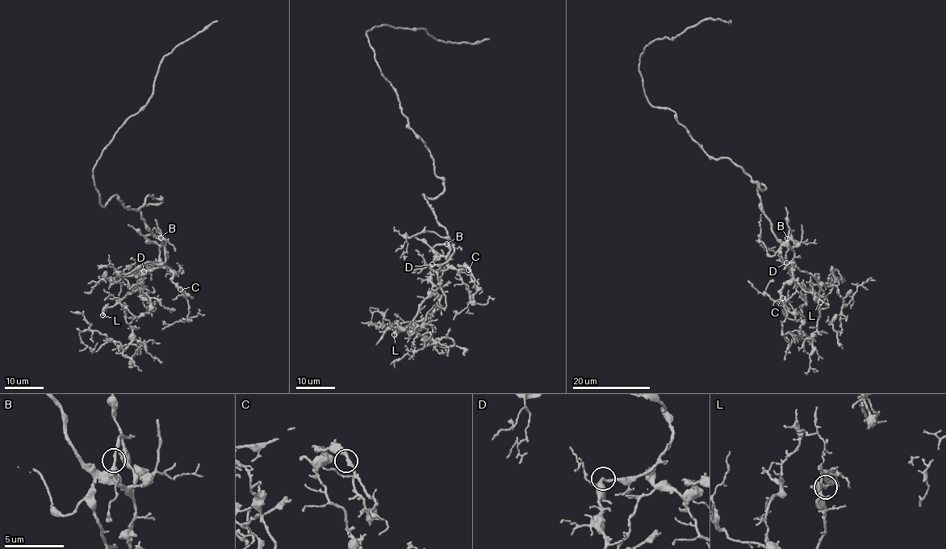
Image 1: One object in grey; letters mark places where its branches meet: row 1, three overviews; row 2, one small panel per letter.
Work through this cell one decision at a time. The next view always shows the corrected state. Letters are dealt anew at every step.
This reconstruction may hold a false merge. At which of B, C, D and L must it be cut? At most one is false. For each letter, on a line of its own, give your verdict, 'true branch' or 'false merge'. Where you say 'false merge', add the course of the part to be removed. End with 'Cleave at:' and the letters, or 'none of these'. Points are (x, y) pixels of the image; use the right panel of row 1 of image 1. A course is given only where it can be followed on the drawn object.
B: true branch
C: true branch
D: true branch
L: true branch
Cleave at: none of these

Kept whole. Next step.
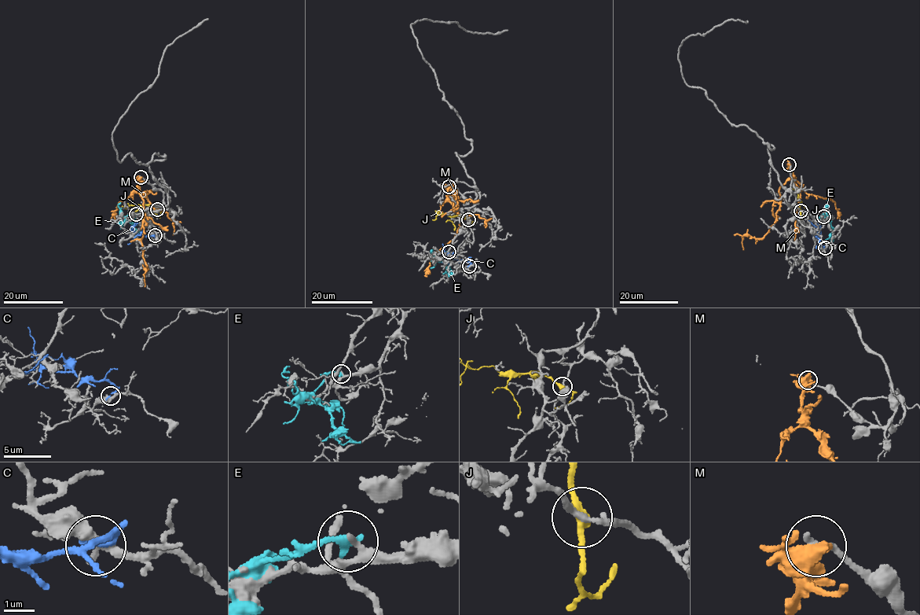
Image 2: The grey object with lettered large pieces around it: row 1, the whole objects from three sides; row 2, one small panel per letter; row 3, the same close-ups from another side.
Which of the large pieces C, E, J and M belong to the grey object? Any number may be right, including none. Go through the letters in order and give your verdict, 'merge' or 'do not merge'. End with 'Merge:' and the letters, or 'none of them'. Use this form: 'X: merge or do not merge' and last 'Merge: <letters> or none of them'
C: do not merge
E: do not merge
J: do not merge
M: do not merge
Merge: none of them

